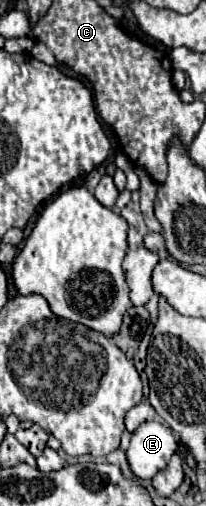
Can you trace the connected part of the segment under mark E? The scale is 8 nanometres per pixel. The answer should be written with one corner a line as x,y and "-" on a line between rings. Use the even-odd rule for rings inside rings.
162,421
142,423
130,439
126,451
132,473
138,479
152,479
162,467
170,463
170,457
178,449
178,441
172,429

